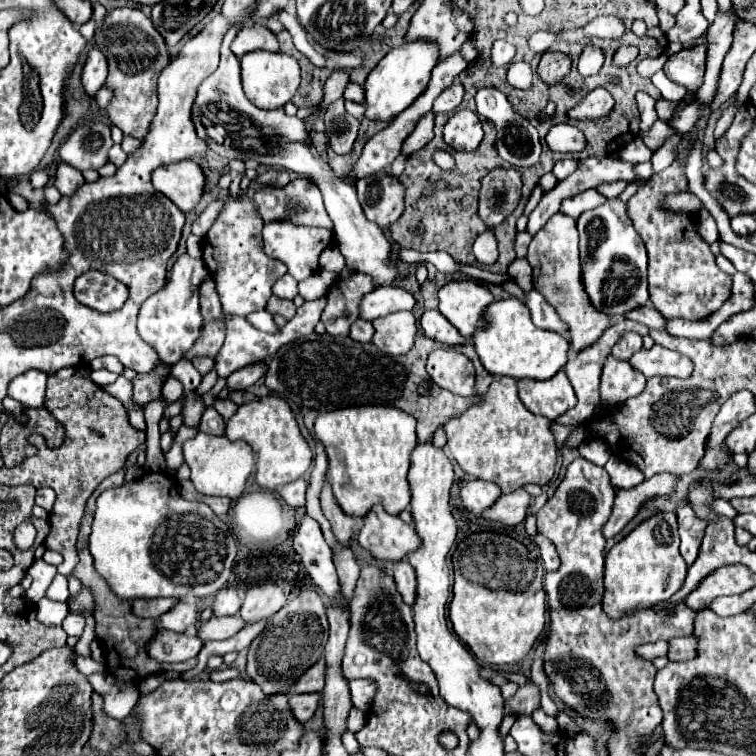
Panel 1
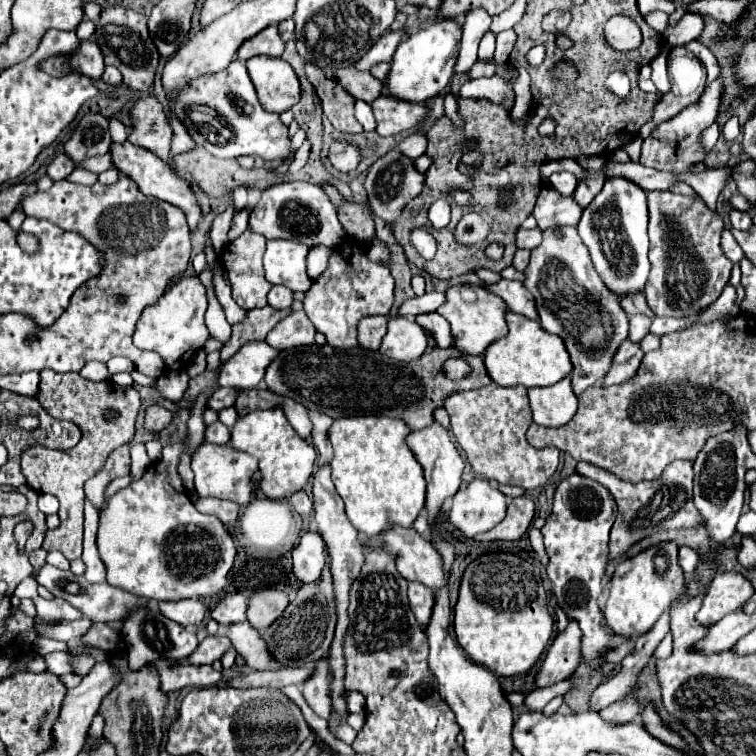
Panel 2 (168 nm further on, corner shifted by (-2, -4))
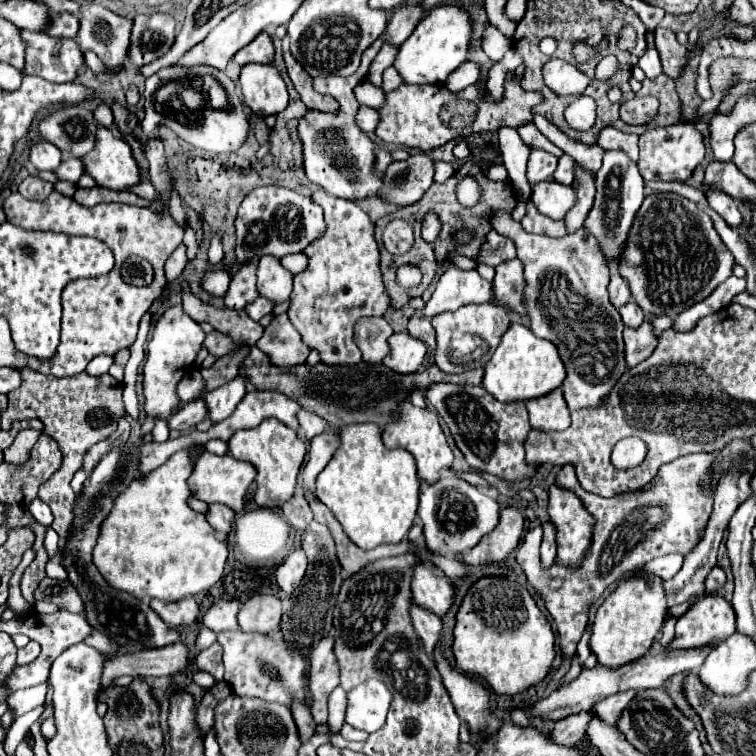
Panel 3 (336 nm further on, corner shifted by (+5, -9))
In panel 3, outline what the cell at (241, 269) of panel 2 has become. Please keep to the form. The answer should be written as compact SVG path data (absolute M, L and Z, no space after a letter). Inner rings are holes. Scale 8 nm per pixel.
M250 258L246 260L246 264L240 264L224 296L224 306L246 308L246 304L252 304L260 296L256 288L256 266L258 266L258 258Z

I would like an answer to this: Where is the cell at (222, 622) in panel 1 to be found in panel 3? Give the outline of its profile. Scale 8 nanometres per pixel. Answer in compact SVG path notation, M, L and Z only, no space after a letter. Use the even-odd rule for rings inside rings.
M294 700L294 704L290 704L290 710L292 710L292 716L294 716L294 722L298 726L298 732L300 732L300 740L306 742L312 734L314 734L314 720L312 720L312 714L308 710L306 704L302 704L300 700Z

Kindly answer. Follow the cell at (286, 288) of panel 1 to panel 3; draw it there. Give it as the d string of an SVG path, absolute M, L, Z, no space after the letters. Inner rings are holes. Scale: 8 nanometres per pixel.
M260 296L260 298L254 300L252 304L248 304L244 310L248 312L248 316L250 316L252 320L258 322L260 318L264 318L266 314L270 314L270 312L274 310L274 304L270 304L270 300L266 300L264 296Z

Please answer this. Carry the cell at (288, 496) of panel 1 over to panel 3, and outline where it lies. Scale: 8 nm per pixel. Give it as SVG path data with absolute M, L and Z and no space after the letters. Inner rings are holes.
M296 492L296 494L282 506L282 512L284 512L284 518L288 520L288 524L294 526L294 528L298 528L298 530L306 530L306 526L314 520L312 508L310 508L310 504L306 502L306 498L304 498L302 492Z

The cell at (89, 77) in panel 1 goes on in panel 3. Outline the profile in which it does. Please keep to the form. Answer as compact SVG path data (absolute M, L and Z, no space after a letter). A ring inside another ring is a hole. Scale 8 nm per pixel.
M22 32L22 36L28 40L24 74L40 76L40 78L46 78L50 82L59 84L74 82L78 78L80 68L84 66L84 54L80 52L74 40L50 36L46 32Z

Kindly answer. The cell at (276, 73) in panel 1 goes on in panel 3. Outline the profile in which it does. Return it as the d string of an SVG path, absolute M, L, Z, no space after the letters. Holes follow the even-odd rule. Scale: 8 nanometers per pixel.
M246 64L240 72L244 102L258 116L280 114L288 106L286 84L272 64Z

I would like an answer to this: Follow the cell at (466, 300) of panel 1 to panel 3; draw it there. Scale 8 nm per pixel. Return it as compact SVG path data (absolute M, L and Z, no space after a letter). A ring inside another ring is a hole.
M466 304L454 312L444 312L432 318L436 330L436 364L450 374L462 374L472 368L482 368L500 344L502 334L510 326L510 316L496 304Z

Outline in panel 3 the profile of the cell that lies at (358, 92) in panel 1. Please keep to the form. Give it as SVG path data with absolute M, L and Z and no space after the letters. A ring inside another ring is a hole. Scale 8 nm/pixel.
M362 80L362 82L356 84L354 96L356 96L356 100L358 100L360 104L370 106L370 108L380 108L382 102L384 102L384 92L382 92L382 88L374 86L374 84L368 82L368 80Z

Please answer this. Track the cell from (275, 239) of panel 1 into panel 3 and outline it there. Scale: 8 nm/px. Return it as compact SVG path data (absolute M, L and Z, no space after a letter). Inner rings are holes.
M262 256L258 264L258 292L280 304L290 298L294 276L280 264L280 258Z

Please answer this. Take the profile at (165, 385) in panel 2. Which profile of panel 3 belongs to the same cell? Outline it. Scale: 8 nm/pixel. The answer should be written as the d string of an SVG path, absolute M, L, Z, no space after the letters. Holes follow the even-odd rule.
M192 370L190 376L184 376L180 382L178 382L178 398L180 400L194 400L194 396L198 396L198 392L202 390L202 376L198 370Z

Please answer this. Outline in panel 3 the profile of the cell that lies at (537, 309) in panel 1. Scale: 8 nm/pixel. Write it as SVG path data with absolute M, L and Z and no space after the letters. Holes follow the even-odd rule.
M448 268L442 278L438 280L438 286L432 294L432 298L424 304L418 314L424 318L432 318L446 310L456 310L464 304L486 304L494 302L494 284L484 280L476 270L464 272L458 268Z

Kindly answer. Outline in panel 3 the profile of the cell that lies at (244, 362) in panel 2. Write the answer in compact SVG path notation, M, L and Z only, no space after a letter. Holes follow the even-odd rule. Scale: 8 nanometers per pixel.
M240 372L234 380L222 384L214 392L208 392L204 402L208 406L208 418L216 424L230 416L236 408L236 404L244 398L246 394L246 374Z

